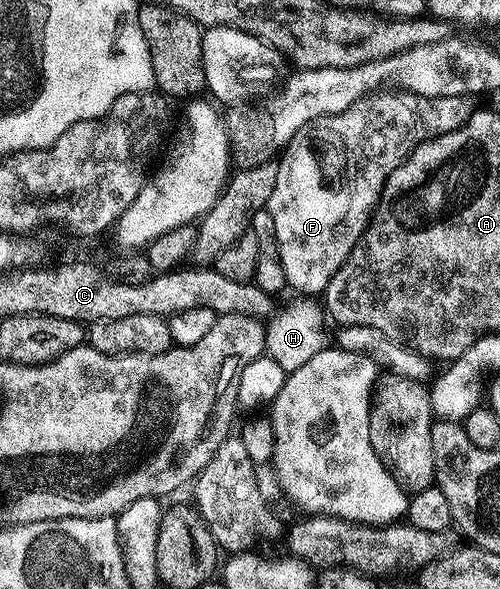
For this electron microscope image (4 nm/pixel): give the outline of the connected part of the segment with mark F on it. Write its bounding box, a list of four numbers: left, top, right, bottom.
[266,93,461,295]

